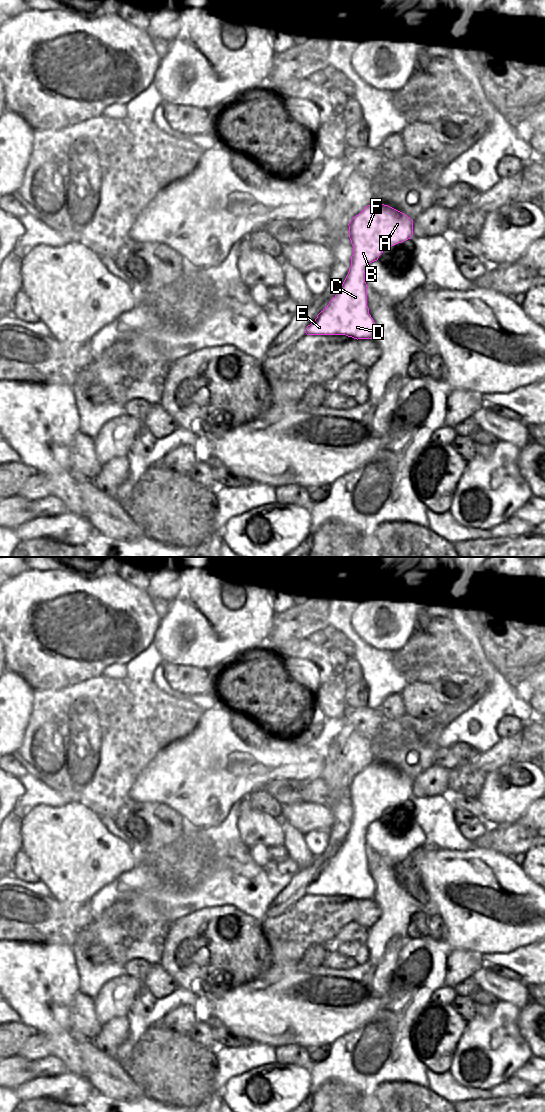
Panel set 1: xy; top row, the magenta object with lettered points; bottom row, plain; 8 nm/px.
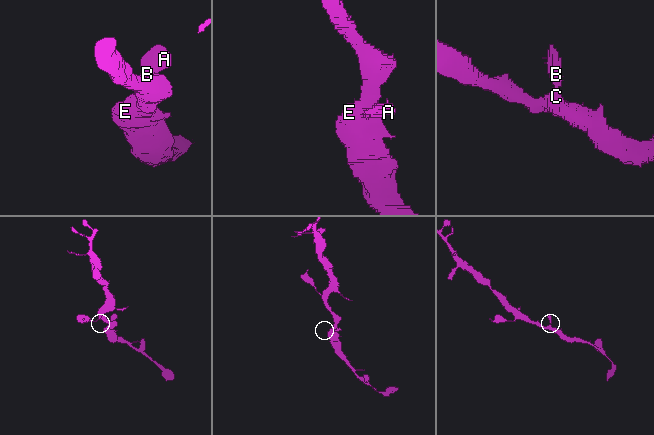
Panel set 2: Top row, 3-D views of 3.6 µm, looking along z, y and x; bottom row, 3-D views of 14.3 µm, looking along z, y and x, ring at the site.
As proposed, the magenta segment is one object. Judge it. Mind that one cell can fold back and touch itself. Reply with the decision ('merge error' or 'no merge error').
no merge error

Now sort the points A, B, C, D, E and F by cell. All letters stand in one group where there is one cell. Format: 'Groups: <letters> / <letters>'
Groups: A B C D E F

